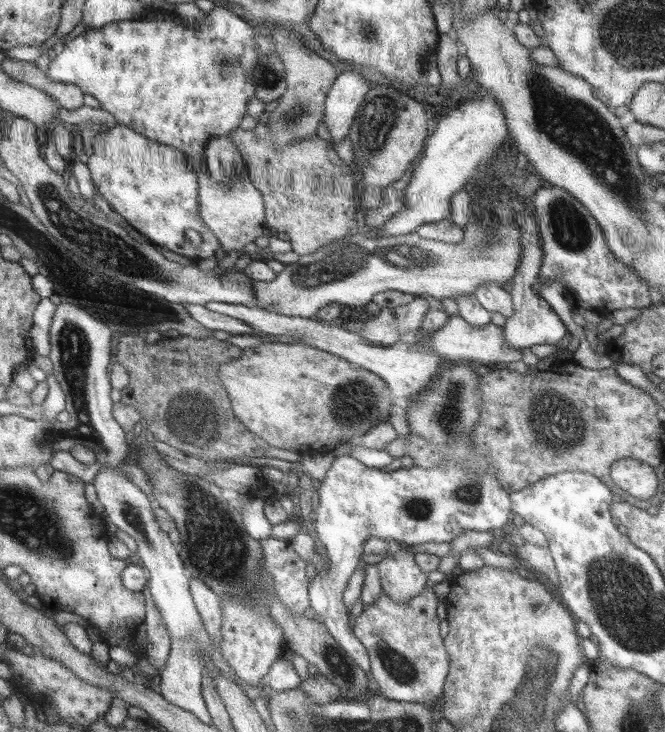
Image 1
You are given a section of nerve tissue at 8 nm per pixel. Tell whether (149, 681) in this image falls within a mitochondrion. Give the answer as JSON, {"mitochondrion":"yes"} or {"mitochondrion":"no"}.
{"mitochondrion":"no"}

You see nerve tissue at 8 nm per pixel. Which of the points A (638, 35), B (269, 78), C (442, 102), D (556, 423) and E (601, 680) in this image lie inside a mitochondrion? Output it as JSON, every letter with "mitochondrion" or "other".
{"A":"mitochondrion","B":"mitochondrion","C":"other","D":"mitochondrion","E":"other"}

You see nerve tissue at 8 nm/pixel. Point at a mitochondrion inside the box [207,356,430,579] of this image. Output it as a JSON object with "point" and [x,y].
{"point":[353,404]}

